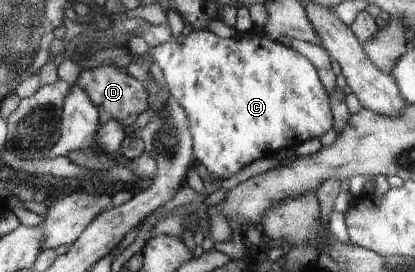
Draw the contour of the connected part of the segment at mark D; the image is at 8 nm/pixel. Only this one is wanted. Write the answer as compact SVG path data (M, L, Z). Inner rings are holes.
M98 65L92 70L82 70L76 84L83 88L91 102L98 108L99 120L102 124L117 119L127 127L128 124L132 124L138 118L138 114L142 114L146 110L146 90L144 90L144 86L136 78L127 74L123 68L115 68L112 65Z

